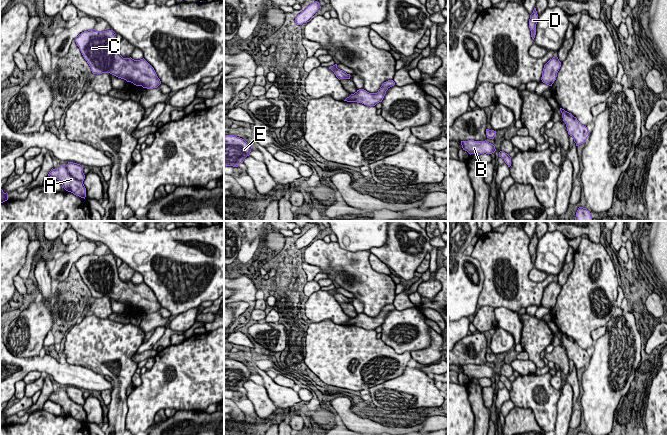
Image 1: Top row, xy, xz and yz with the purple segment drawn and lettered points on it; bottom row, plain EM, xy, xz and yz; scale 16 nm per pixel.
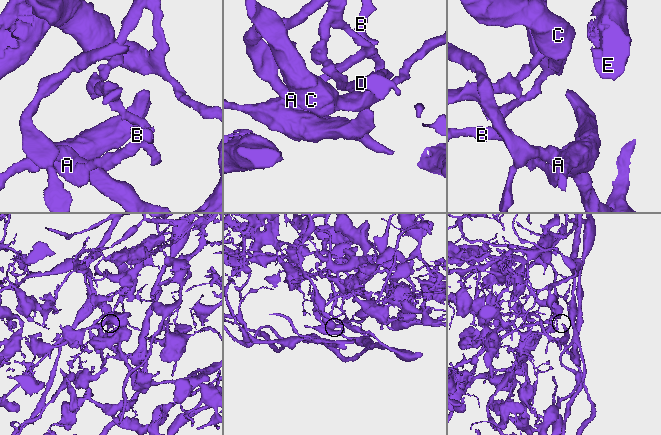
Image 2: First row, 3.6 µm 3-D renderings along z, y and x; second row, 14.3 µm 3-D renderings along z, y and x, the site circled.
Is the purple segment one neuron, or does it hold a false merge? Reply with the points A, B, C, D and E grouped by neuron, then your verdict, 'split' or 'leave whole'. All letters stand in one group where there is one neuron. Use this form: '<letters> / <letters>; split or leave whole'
A B C E / D; split

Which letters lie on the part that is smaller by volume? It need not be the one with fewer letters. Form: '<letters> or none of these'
D

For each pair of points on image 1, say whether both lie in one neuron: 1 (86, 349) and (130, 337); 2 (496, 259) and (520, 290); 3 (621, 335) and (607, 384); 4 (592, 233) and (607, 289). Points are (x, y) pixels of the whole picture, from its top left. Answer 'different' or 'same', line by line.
1: same
2: same
3: same
4: different

